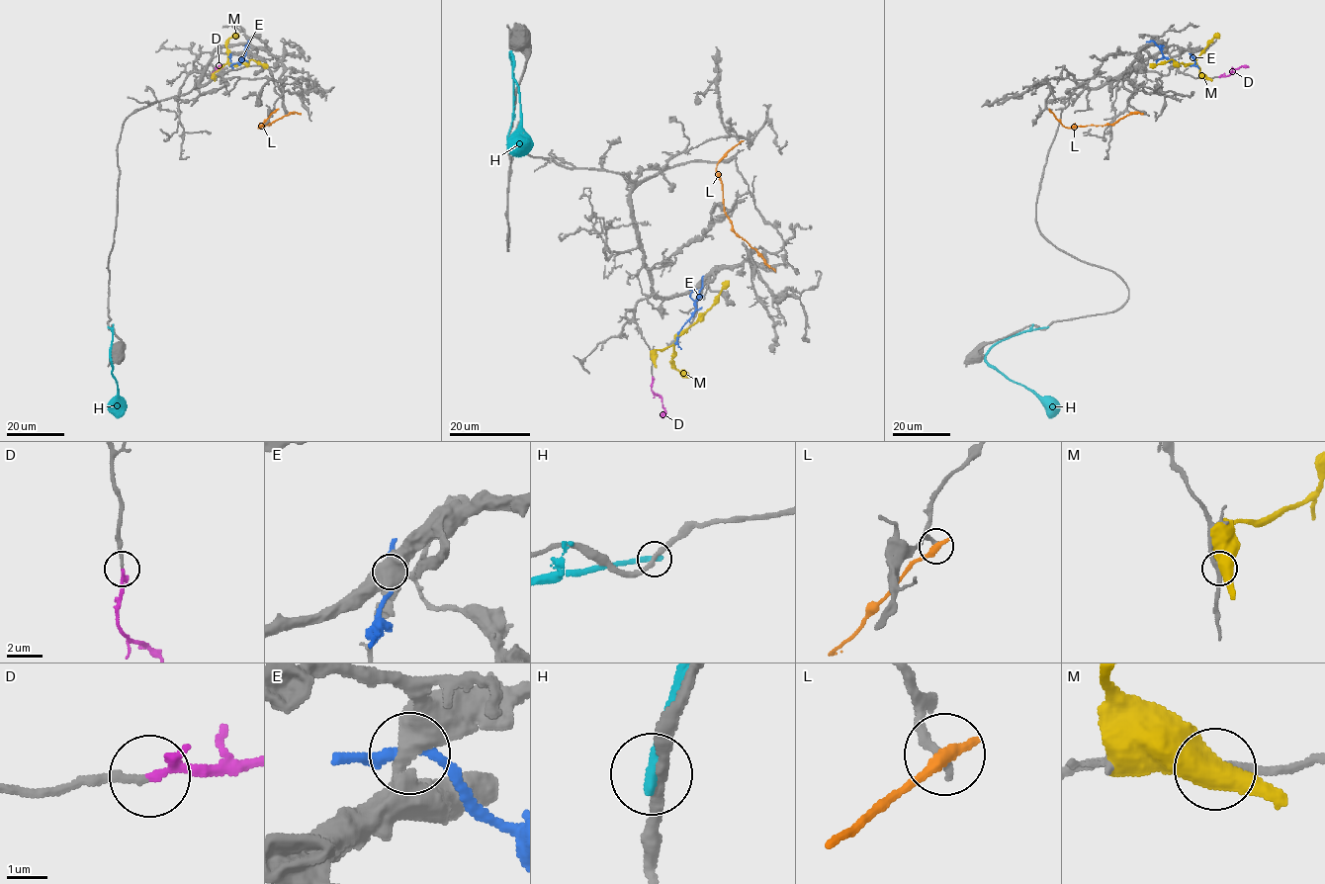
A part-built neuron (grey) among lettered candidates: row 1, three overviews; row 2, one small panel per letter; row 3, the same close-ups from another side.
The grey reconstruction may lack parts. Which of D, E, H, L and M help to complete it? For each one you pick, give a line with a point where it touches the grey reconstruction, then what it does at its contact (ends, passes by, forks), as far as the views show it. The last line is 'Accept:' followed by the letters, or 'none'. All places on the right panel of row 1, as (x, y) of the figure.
D: contact (1219, 77); it ends
Accept: D

